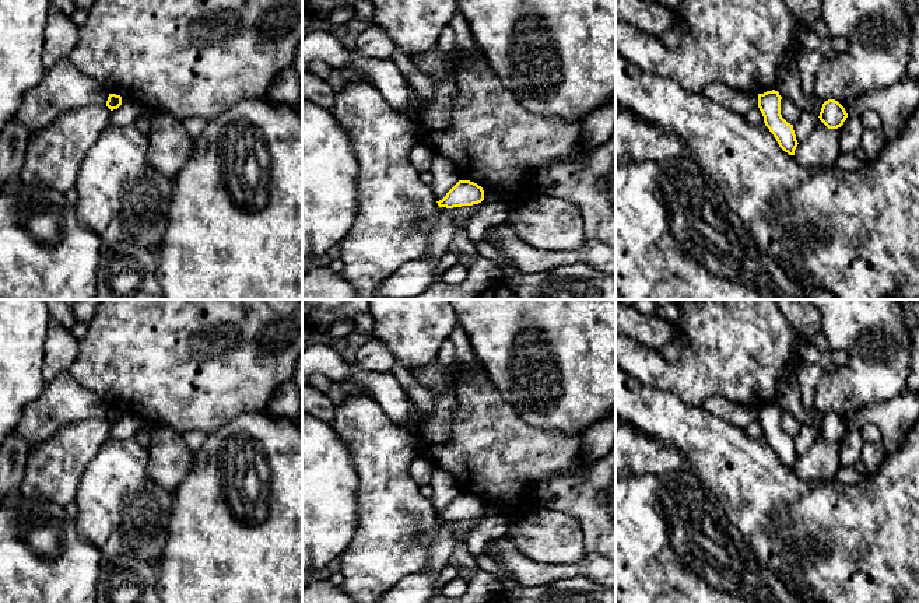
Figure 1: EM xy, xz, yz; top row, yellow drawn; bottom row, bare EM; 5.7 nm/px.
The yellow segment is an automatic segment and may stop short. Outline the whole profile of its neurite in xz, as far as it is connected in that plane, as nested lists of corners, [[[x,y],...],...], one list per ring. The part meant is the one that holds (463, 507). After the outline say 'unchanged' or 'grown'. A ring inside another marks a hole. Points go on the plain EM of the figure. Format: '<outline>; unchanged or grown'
[[[459,494],[446,509],[436,515],[439,520],[453,522],[478,518],[484,513],[484,504],[474,495]]]; unchanged

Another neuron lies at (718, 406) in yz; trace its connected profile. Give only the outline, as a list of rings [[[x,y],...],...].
[[[711,396],[705,400],[704,407],[712,416],[732,423],[740,428],[746,427],[751,421],[758,420],[758,407],[736,404],[722,396]]]

